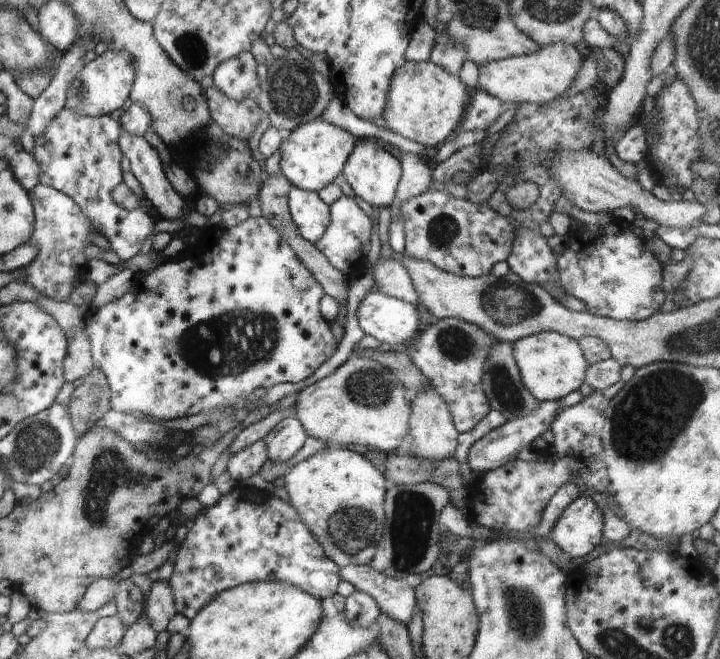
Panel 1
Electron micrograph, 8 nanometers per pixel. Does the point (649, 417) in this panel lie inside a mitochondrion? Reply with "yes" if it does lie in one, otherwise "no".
yes

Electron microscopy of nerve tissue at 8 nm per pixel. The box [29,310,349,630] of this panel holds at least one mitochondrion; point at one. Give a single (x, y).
(114, 474)

